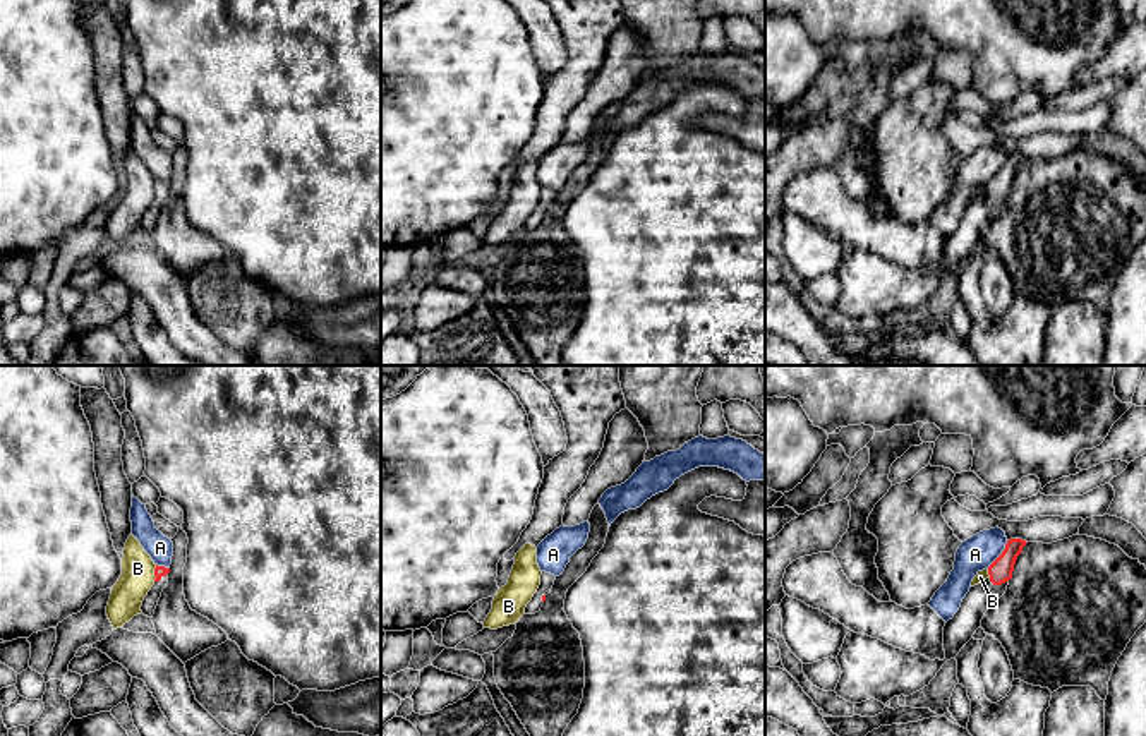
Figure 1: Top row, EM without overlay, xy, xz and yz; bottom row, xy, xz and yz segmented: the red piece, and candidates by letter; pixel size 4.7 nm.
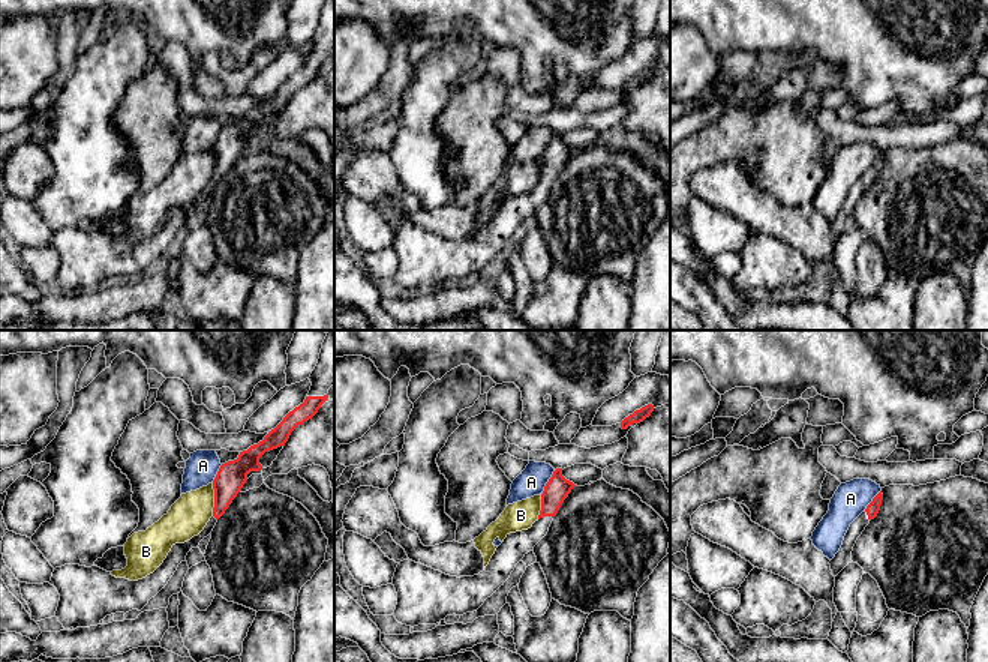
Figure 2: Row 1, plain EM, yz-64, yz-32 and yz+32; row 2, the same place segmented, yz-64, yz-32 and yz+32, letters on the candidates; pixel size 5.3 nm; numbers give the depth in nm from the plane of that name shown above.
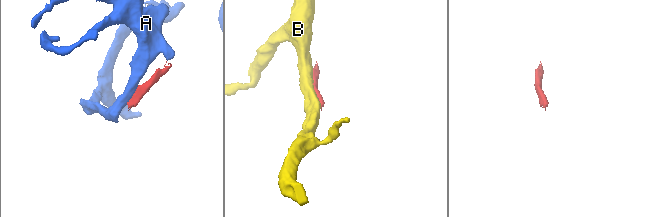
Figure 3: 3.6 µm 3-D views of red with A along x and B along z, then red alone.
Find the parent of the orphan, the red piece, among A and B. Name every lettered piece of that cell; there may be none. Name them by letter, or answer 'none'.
none

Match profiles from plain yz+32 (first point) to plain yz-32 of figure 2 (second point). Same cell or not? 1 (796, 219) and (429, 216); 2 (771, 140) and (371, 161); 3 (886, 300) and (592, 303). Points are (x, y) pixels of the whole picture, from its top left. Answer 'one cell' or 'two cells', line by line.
1: one cell
2: two cells
3: two cells

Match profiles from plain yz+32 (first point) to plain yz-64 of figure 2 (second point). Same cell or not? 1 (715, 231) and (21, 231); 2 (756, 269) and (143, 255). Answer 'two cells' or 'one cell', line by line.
1: one cell
2: one cell

